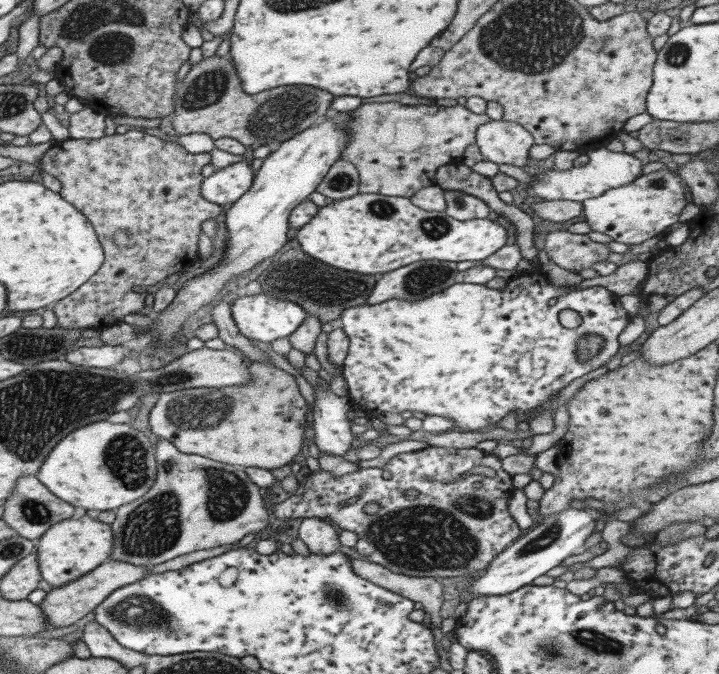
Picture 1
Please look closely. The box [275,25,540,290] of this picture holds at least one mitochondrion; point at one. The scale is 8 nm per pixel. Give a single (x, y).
(433, 227)

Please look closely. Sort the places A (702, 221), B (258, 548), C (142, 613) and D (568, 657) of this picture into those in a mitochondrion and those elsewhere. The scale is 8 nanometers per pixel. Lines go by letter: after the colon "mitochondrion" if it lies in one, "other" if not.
A: other
B: other
C: mitochondrion
D: mitochondrion

